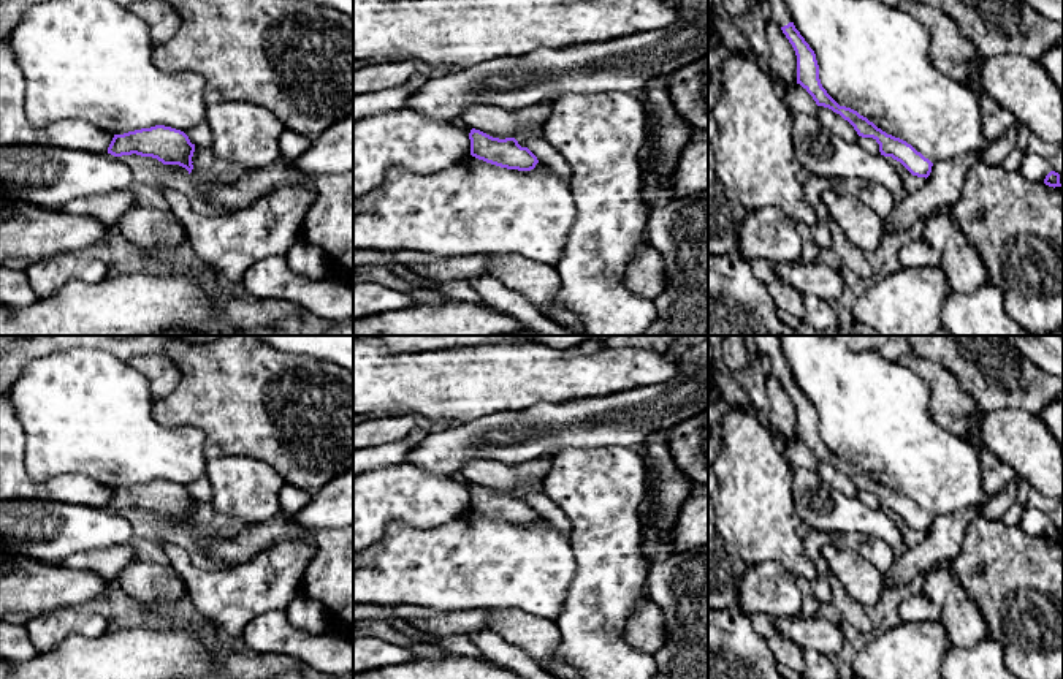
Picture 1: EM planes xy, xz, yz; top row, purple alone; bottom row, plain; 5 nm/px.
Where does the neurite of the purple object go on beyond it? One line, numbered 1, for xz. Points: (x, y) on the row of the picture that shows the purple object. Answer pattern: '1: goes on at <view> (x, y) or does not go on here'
1: does not go on here

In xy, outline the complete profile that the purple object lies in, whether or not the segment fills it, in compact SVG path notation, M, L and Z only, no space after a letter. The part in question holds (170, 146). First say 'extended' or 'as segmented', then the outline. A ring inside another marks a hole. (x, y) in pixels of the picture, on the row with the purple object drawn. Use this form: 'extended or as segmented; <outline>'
as segmented; M165 125L114 135L108 147L108 154L114 157L131 154L152 157L163 165L179 165L185 168L189 174L193 169L193 152L195 144L190 142L184 131Z

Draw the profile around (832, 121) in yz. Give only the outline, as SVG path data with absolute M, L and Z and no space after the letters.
M819 106L816 112L816 119L821 125L829 128L833 135L844 139L848 144L855 146L859 135L854 127L844 120L840 114L833 112L829 108Z

